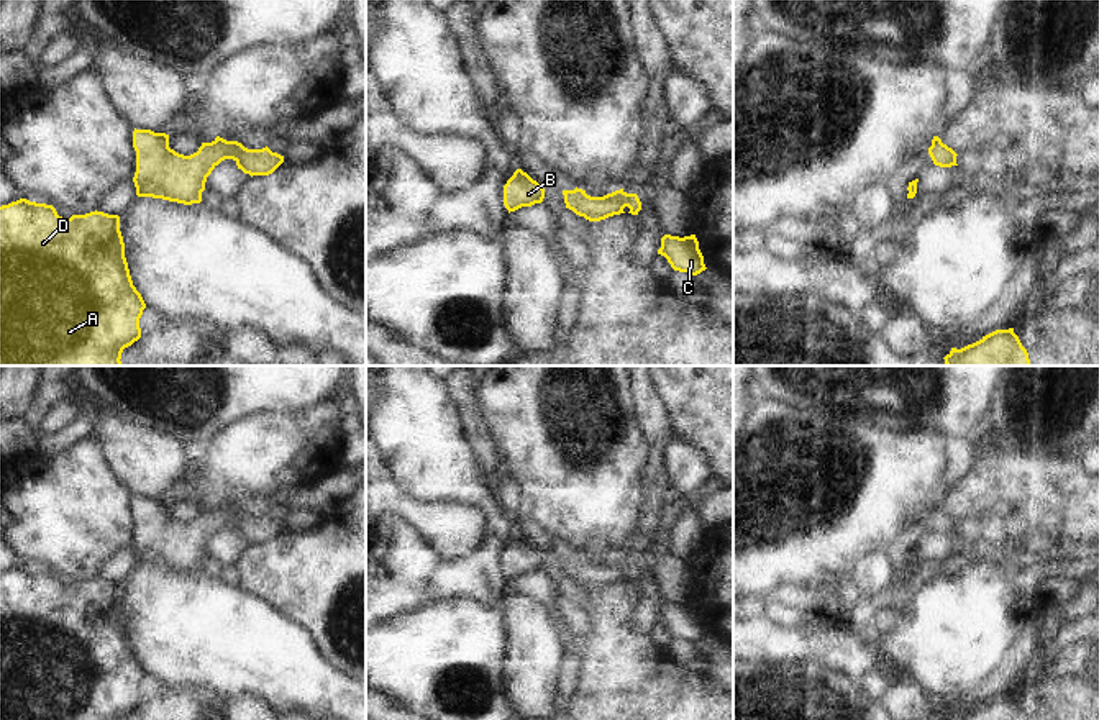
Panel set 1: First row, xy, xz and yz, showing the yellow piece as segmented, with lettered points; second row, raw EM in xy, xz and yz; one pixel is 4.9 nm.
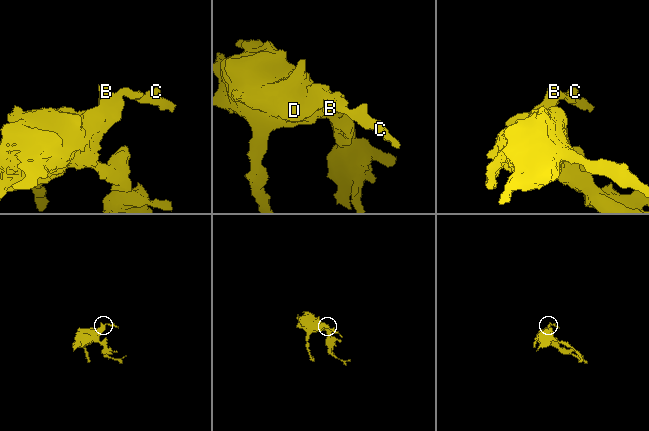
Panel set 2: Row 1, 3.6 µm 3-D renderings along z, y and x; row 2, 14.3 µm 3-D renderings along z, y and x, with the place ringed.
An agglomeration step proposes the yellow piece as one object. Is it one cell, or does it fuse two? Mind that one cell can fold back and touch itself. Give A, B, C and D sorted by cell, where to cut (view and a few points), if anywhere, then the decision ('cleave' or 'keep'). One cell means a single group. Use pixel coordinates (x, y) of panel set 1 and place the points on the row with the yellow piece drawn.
A B C D | no cut | keep

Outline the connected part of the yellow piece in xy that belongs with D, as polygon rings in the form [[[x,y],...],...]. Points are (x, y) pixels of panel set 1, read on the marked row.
[[[26,198],[0,207],[0,366],[123,366],[123,349],[141,338],[139,318],[144,308],[146,303],[130,276],[118,215],[95,210],[62,218],[52,205]]]

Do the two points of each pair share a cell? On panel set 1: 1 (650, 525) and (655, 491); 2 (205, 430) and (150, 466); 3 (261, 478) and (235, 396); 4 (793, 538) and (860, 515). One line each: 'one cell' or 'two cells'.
1: one cell
2: two cells
3: two cells
4: one cell

